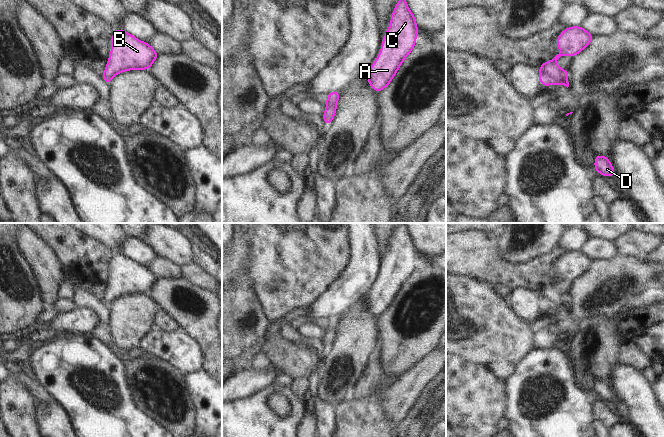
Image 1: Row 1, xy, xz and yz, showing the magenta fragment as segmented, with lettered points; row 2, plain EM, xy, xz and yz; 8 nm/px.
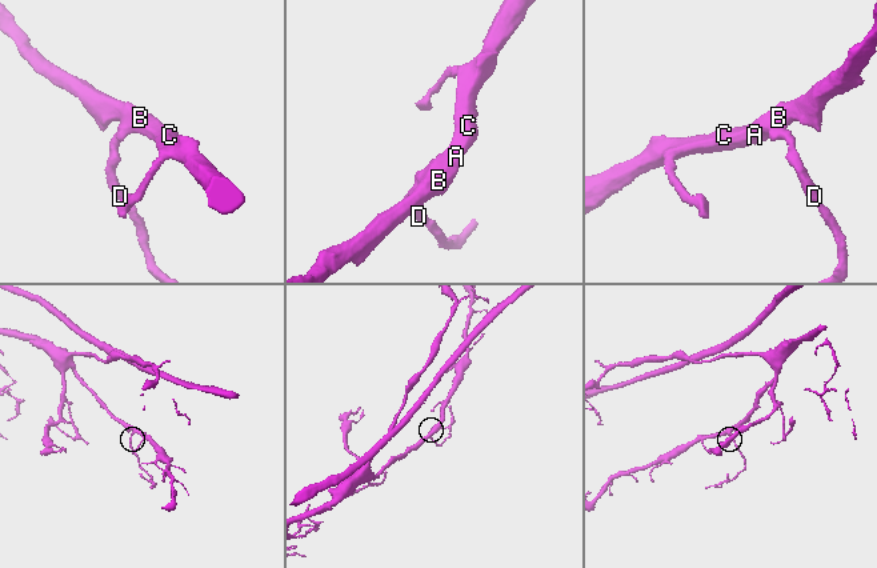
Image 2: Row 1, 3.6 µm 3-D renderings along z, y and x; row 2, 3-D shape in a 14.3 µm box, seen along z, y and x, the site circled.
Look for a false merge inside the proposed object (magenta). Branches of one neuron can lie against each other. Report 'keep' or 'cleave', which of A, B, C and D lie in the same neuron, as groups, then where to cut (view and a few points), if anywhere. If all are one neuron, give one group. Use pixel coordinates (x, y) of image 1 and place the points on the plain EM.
keep; A B C D; no cut

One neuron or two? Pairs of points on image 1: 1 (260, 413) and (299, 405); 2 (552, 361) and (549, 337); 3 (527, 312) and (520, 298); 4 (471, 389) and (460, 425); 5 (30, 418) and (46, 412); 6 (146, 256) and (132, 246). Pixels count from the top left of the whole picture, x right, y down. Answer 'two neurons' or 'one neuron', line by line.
1: one neuron
2: two neurons
3: one neuron
4: one neuron
5: two neurons
6: one neuron

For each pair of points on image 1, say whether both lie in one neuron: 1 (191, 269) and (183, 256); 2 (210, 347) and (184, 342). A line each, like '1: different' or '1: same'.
1: different
2: different

